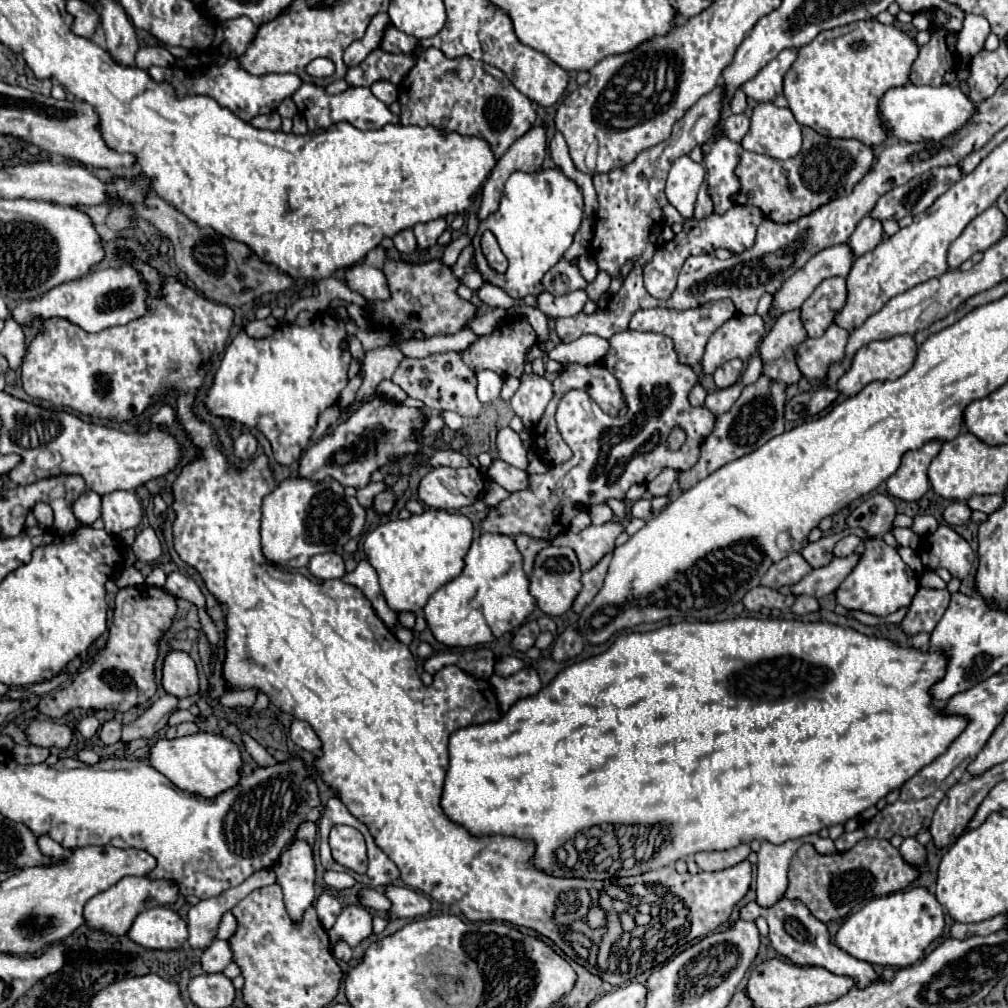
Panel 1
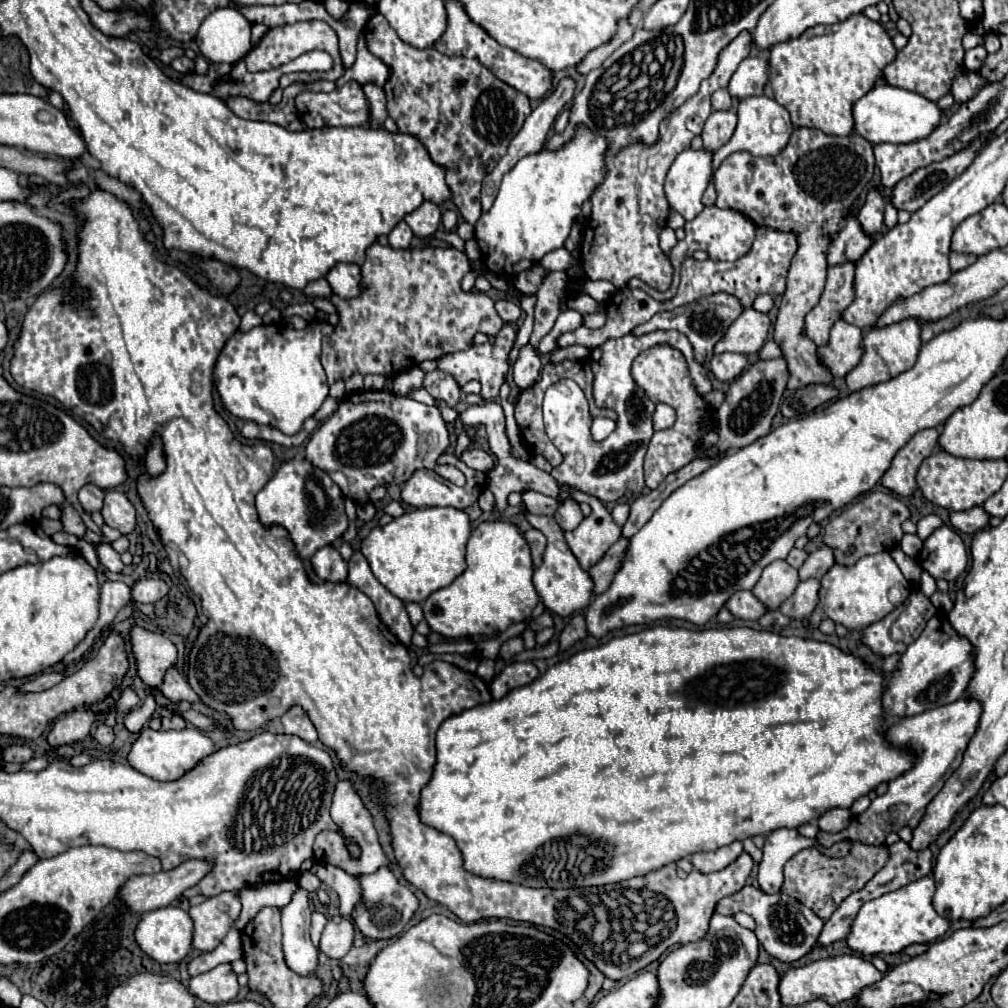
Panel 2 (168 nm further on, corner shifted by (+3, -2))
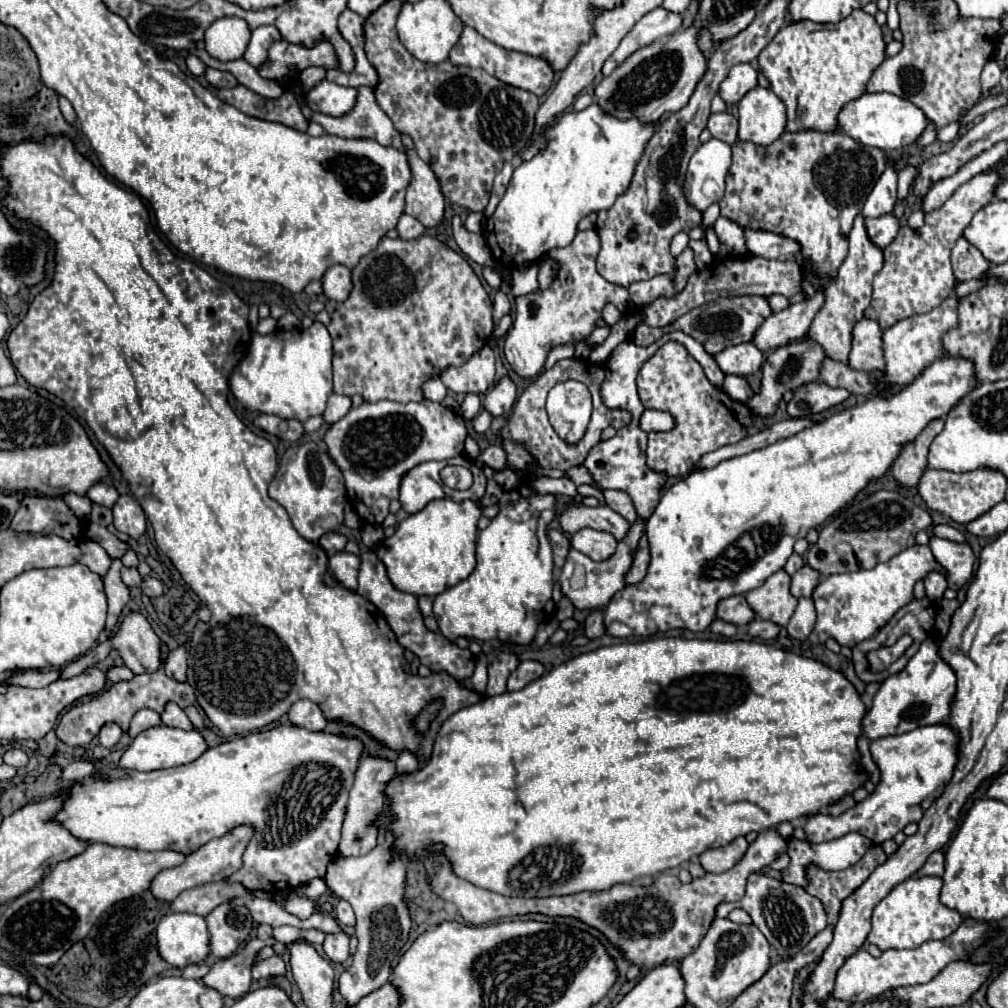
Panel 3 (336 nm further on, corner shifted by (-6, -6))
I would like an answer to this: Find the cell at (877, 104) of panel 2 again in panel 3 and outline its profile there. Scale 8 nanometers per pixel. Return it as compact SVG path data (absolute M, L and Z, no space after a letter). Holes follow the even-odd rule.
M864 93L860 99L854 99L846 107L842 107L838 115L838 125L846 135L850 135L854 141L862 145L878 147L884 153L912 147L924 133L928 123L930 121L926 119L920 107L914 107L914 103L910 103L908 99L890 93Z

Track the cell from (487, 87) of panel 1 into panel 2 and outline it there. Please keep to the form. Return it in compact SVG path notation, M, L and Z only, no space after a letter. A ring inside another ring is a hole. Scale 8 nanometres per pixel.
M373 13L369 17L369 21L365 23L365 29L363 29L363 35L367 41L367 49L377 59L381 59L391 71L387 83L383 85L389 117L393 117L393 121L397 123L399 133L417 137L425 145L431 161L435 165L445 167L445 183L451 191L453 203L457 205L463 219L467 223L475 225L477 219L481 217L481 201L479 201L481 181L485 179L485 175L489 171L493 171L497 161L505 155L511 139L523 127L523 121L531 111L529 99L521 91L499 81L477 59L447 57L447 55L439 53L437 49L415 49L415 47L403 43L397 37L397 33L389 27L387 19L381 13Z

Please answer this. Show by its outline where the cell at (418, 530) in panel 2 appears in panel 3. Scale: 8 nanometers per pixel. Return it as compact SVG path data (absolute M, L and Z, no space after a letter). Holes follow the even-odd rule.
M436 499L430 501L422 511L406 517L398 525L396 533L384 539L376 551L378 559L386 565L392 585L398 587L398 591L410 591L410 595L416 597L436 597L464 581L476 567L474 549L480 515L478 503Z

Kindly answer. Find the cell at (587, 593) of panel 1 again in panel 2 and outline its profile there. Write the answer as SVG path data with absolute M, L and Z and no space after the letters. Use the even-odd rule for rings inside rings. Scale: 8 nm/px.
M619 539L619 541L605 553L605 557L603 557L597 565L593 565L593 567L589 569L589 575L591 575L591 579L595 581L595 595L599 595L599 593L603 593L603 591L609 589L615 573L617 573L619 567L621 567L621 561L623 561L623 557L625 557L627 547L629 547L629 541L627 541L627 539Z

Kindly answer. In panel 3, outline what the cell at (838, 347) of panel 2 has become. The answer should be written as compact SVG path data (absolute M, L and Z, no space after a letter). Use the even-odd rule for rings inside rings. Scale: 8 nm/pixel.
M862 319L852 329L852 349L848 355L848 365L858 371L882 371L884 355L882 355L882 331L878 323Z

